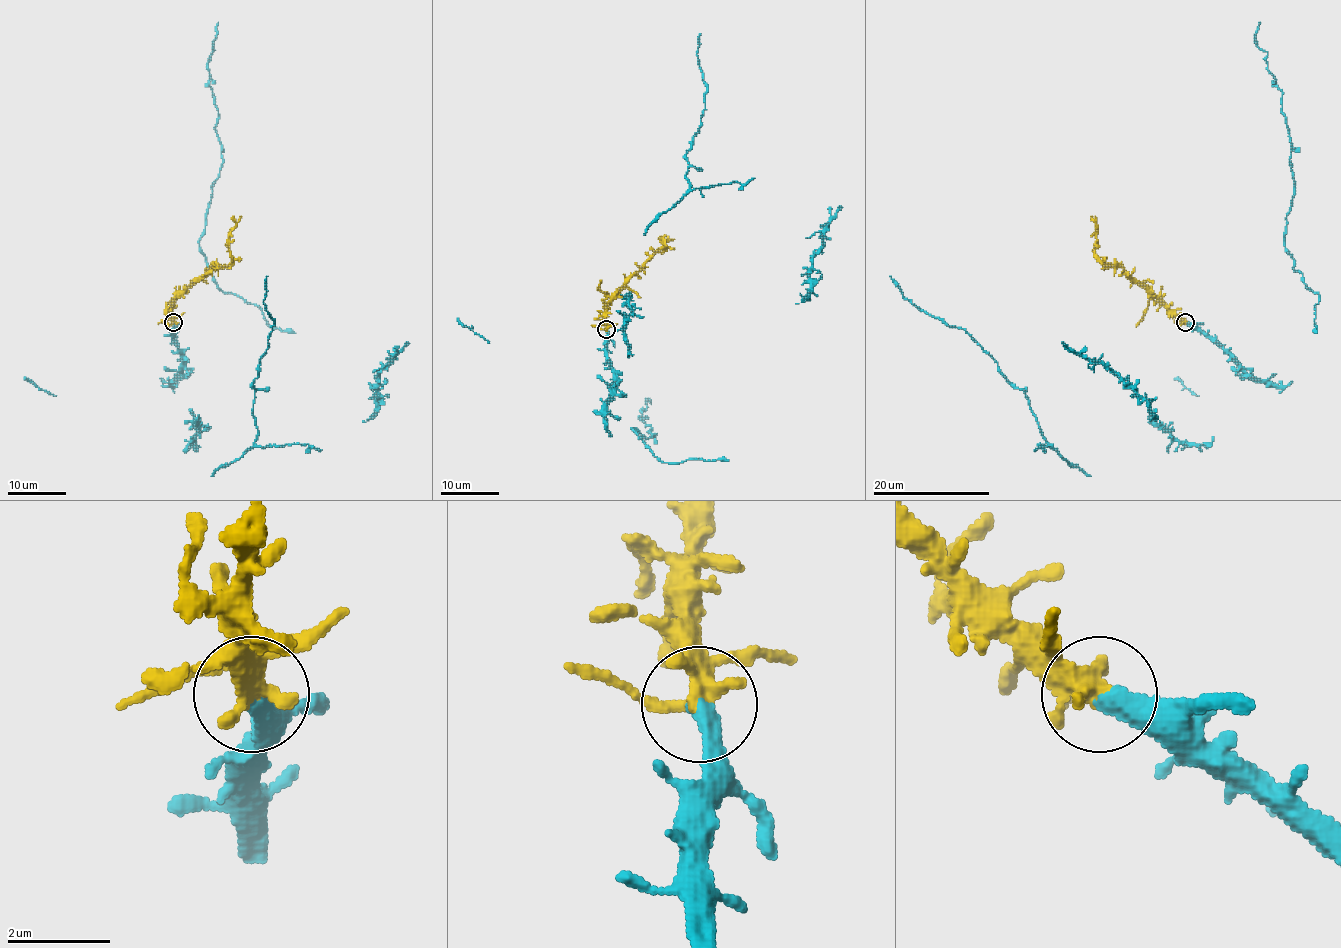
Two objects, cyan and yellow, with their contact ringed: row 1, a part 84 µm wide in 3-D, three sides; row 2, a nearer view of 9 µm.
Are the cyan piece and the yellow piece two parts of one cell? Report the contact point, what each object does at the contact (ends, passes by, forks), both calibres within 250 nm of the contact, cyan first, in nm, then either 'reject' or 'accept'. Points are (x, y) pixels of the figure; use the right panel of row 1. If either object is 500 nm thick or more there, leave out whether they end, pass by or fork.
at (1185, 322); cyan ends there; yellow forks there; 400 nm thick on the cyan side, 300 nm on the other; accept

